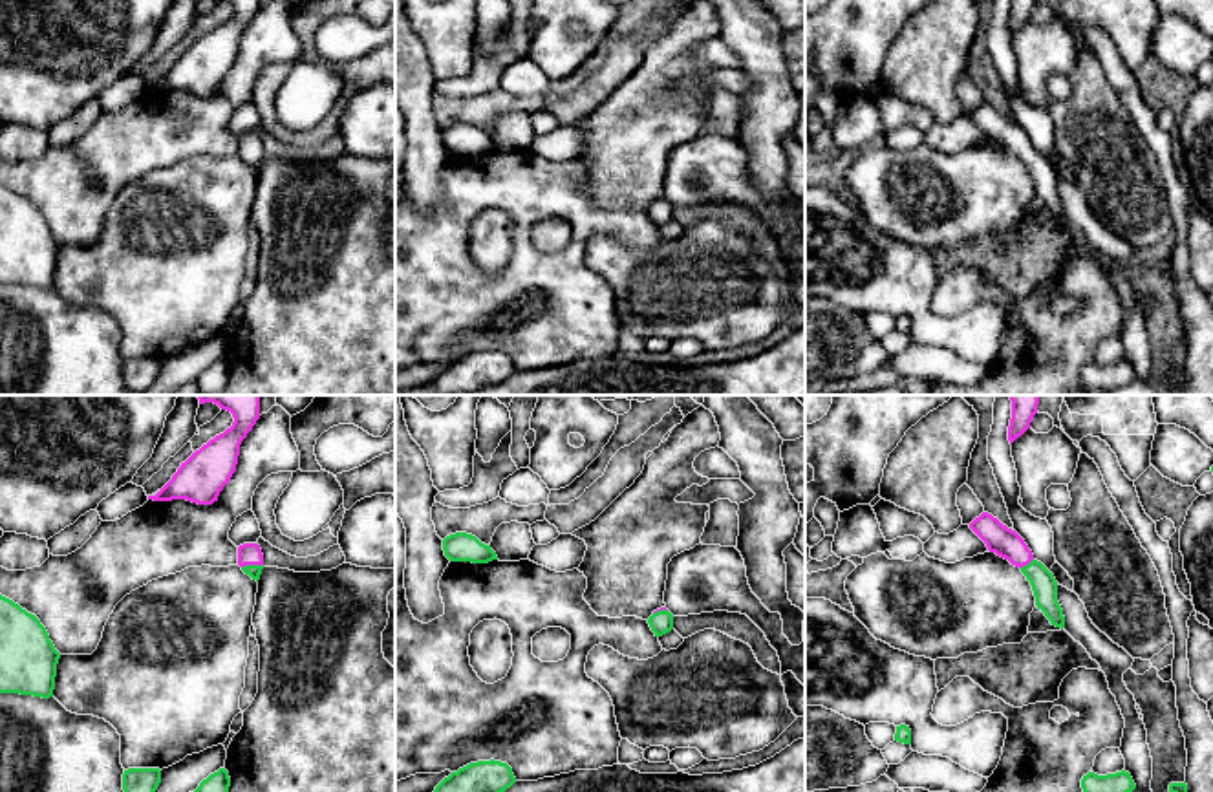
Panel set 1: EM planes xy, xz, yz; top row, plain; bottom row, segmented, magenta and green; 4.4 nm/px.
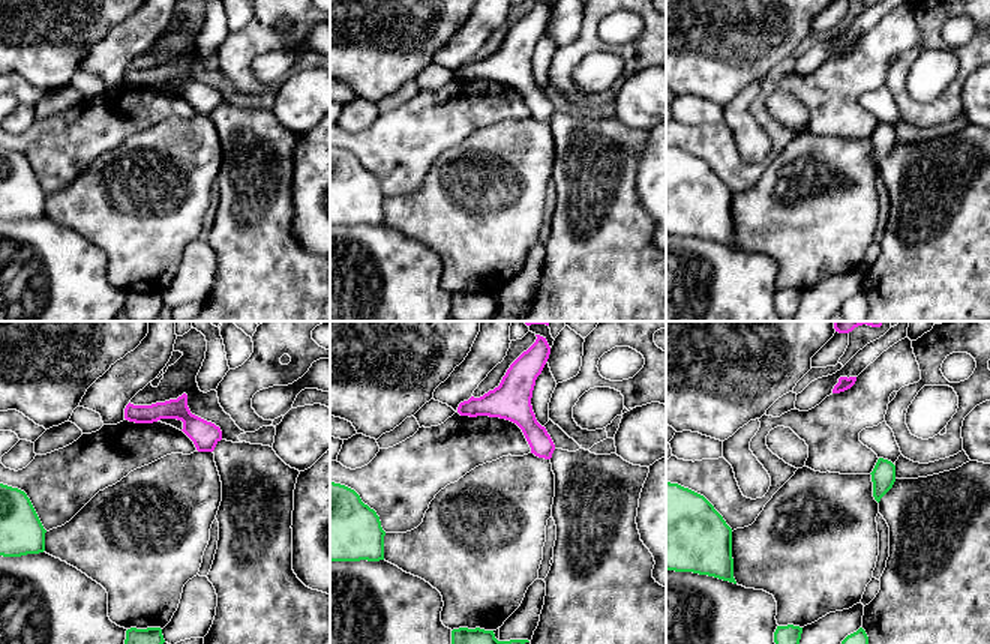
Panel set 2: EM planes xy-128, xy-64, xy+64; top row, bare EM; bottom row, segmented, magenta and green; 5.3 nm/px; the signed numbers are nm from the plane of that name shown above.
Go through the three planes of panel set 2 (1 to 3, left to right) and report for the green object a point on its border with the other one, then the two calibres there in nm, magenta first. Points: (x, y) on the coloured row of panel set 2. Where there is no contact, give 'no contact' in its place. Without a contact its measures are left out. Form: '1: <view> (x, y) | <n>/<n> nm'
1: no contact
2: no contact
3: no contact

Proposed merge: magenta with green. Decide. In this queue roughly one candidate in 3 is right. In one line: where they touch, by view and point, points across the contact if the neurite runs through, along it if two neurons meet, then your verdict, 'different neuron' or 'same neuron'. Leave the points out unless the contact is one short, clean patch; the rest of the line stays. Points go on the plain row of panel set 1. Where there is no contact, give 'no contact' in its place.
contact xy (251, 154); way xy (249, 143), (251, 154), (253, 161); same neuron

